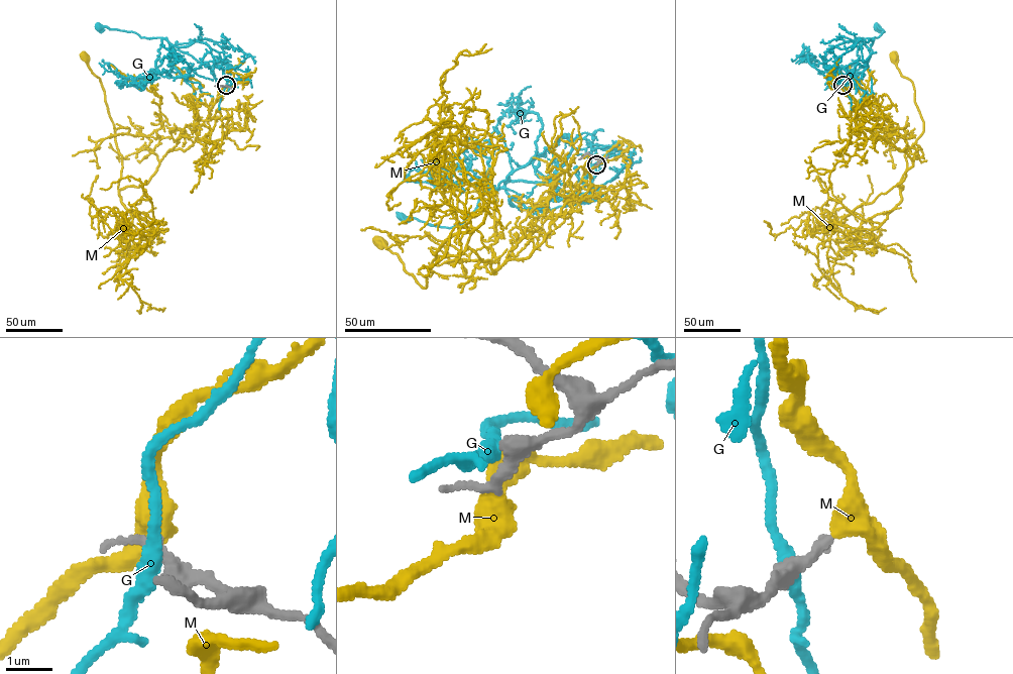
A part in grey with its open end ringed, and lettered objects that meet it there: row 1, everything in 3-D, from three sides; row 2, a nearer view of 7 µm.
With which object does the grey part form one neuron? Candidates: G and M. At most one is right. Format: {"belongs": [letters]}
{"belongs": ["M"]}

